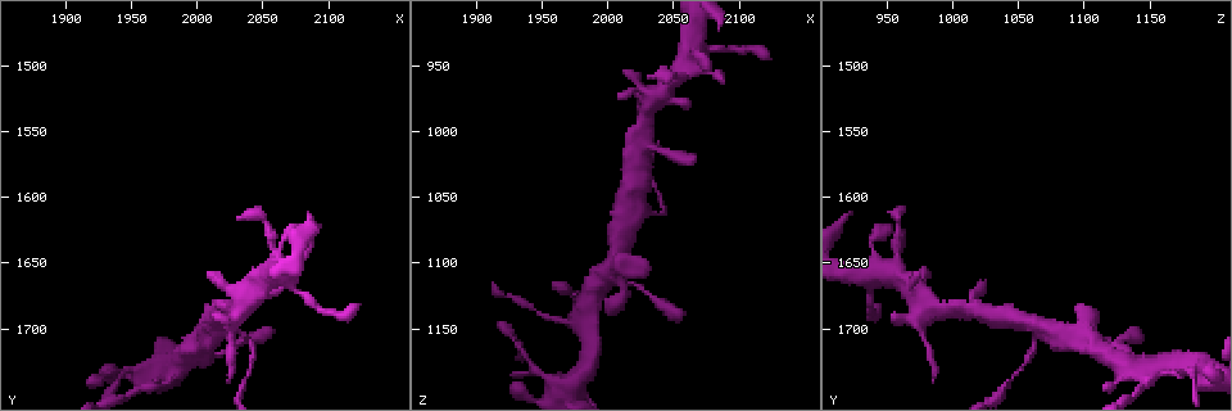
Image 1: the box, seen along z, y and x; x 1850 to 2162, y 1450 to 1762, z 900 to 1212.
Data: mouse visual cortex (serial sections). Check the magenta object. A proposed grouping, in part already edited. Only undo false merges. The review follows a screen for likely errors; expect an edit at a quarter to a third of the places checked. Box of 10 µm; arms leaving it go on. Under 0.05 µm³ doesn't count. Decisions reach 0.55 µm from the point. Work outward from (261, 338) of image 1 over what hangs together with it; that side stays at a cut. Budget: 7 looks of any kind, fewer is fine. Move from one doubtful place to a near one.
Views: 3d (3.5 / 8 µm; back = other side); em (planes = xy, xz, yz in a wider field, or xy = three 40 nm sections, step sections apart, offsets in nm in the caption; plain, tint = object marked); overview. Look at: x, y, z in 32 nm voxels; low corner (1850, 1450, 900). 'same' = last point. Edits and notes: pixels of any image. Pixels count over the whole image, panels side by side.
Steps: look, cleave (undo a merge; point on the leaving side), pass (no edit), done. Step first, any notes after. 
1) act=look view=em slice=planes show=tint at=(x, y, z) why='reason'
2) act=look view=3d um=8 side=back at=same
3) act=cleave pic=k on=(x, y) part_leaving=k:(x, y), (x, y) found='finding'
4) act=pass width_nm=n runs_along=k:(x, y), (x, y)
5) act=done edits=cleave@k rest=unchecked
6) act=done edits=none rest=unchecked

act=look view=em slice=planes show=tint at=(1962, 1744, 1144) why='thick turns thin'

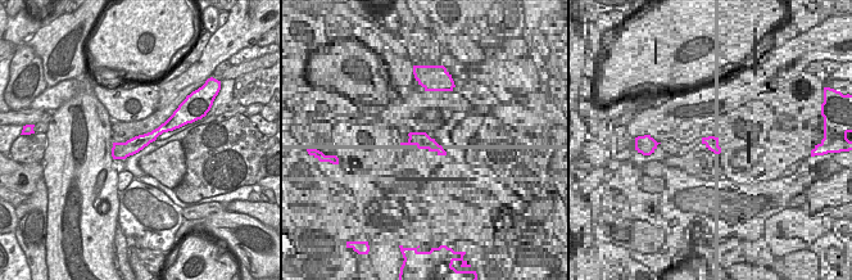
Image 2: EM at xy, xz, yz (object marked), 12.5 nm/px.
act=look view=3d um=3.5 at=same why='wider look'

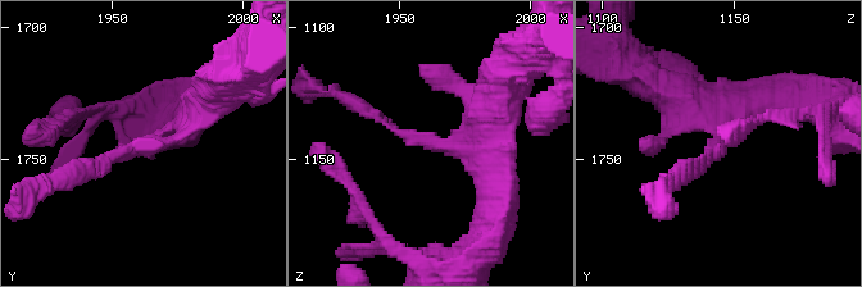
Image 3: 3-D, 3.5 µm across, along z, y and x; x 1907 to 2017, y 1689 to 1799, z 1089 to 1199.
act=pass runs_along=3:(205, 101), (158, 137), (76, 173) found='continuous, no second cell'

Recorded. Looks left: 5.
act=look view=3d um=3.5 at=(2038, 1708, 1064) why='a narrow waist'

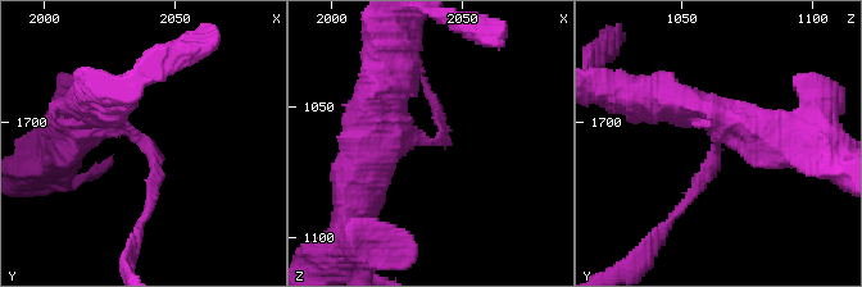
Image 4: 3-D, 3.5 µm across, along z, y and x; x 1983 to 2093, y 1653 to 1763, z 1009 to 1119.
act=look view=em slice=planes show=tint at=(2040, 1709, 1062) arm_widths_nm=150,450

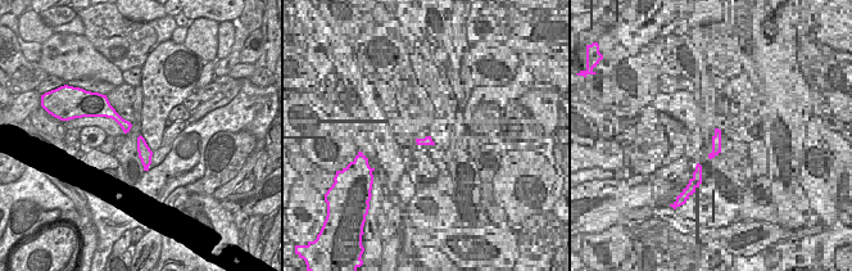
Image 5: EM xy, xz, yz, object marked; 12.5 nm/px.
act=cleave pic=4 on=(703, 174) part_leaving=4:(716, 141), (709, 173), (657, 236) found='two cells meet here'

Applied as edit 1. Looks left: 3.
act=look view=em slice=planes show=tint at=(2058, 1656, 952) why='thick turns thin'

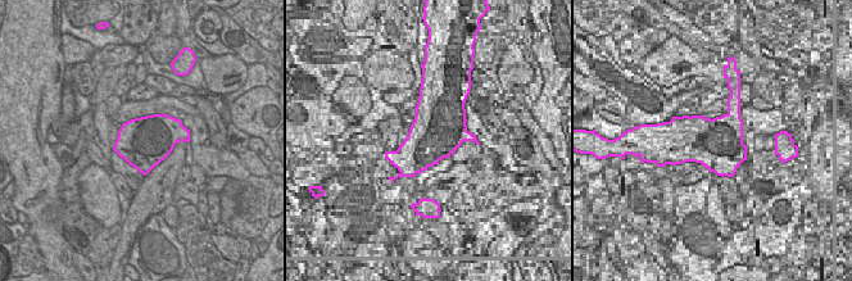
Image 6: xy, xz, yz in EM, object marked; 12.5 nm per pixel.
act=look view=3d um=3.5 at=same why='wider look'

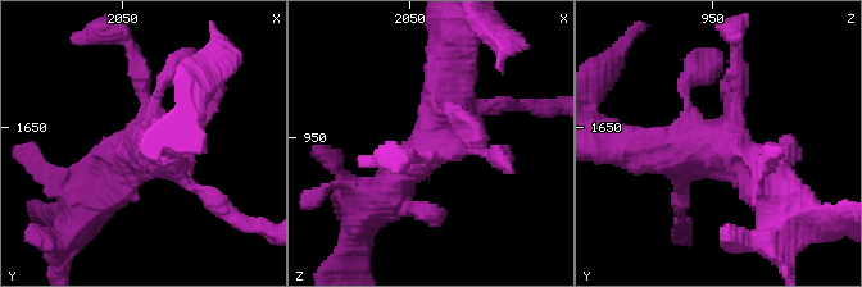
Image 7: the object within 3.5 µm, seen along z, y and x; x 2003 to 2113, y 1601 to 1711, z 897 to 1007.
act=pass width_nm=650 runs_along=7:(398, 182), (441, 130), (457, 44) found='continuous, no second cell'

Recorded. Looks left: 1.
act=done edits=cleave@4 rest=unchecked

